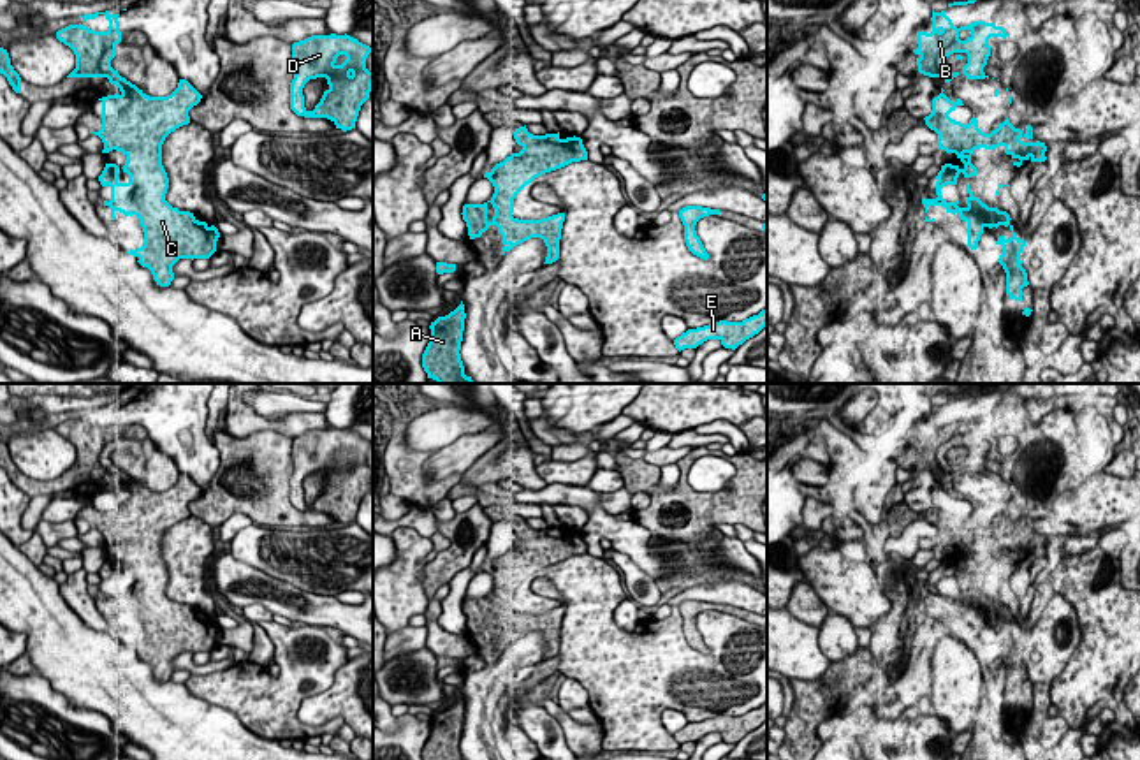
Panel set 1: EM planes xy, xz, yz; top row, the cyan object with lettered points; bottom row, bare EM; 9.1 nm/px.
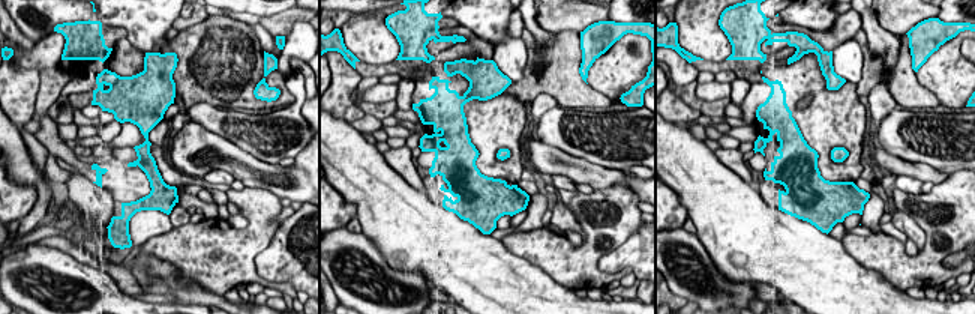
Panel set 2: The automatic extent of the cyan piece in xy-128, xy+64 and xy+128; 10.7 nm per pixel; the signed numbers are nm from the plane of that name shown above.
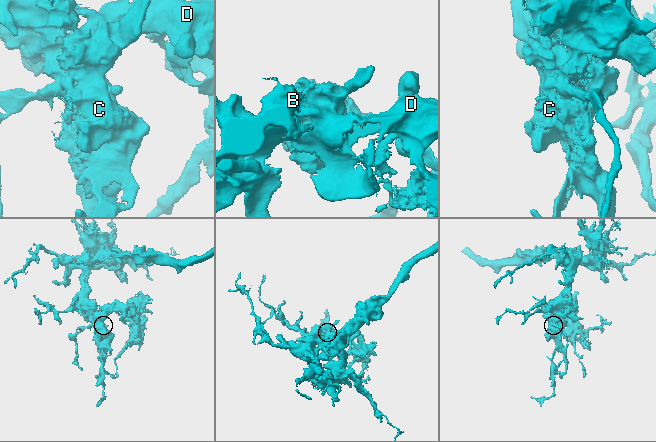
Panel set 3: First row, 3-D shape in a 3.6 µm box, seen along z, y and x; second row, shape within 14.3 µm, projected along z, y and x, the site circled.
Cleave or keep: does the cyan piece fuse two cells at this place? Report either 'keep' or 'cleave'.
keep

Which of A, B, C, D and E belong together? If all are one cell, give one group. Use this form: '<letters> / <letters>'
A B C D E

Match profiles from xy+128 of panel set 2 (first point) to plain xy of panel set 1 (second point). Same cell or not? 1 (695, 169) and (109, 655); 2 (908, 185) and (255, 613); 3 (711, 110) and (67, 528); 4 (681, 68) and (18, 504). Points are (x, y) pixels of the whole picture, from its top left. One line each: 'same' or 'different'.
1: same
2: same
3: same
4: same

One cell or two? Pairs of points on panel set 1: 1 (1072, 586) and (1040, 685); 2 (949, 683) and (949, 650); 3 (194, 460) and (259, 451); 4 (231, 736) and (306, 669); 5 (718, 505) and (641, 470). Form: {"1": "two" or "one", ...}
{"1": "two", "2": "one", "3": "two", "4": "two", "5": "one"}

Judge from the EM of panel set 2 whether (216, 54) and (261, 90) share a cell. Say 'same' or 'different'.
same

